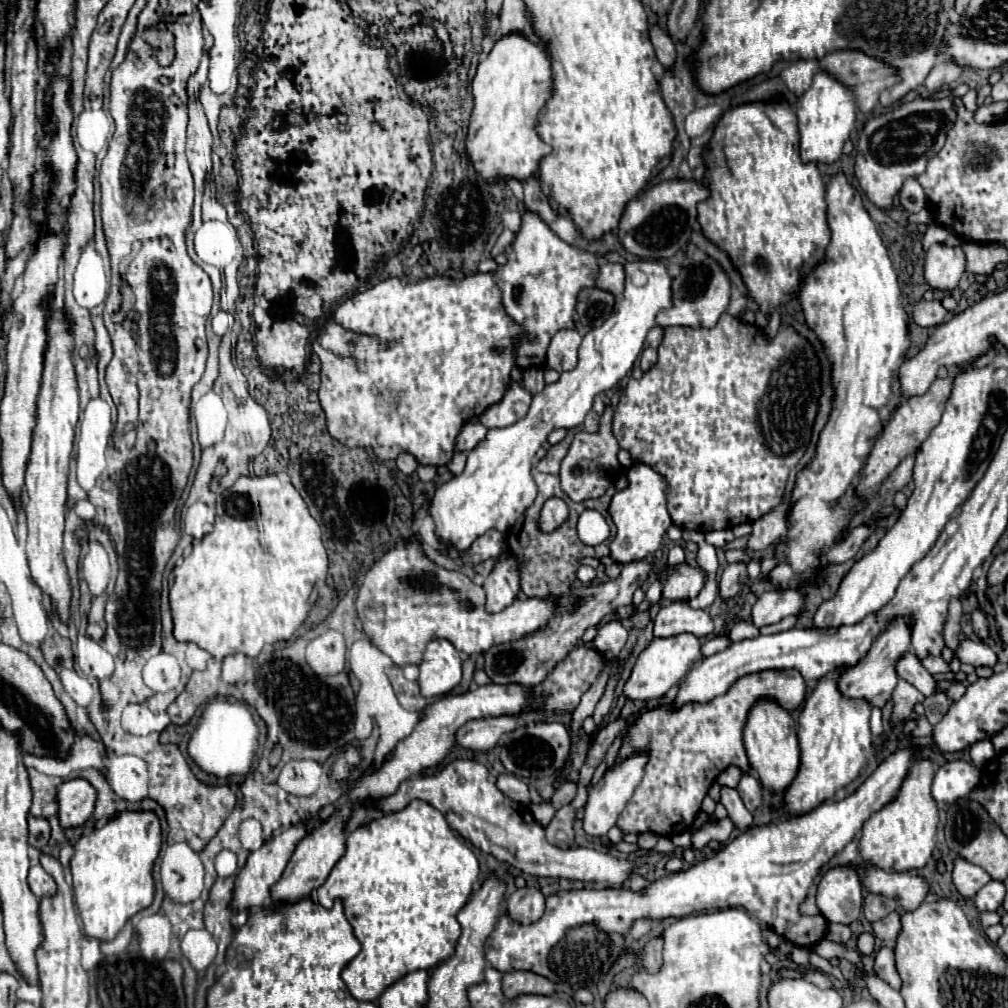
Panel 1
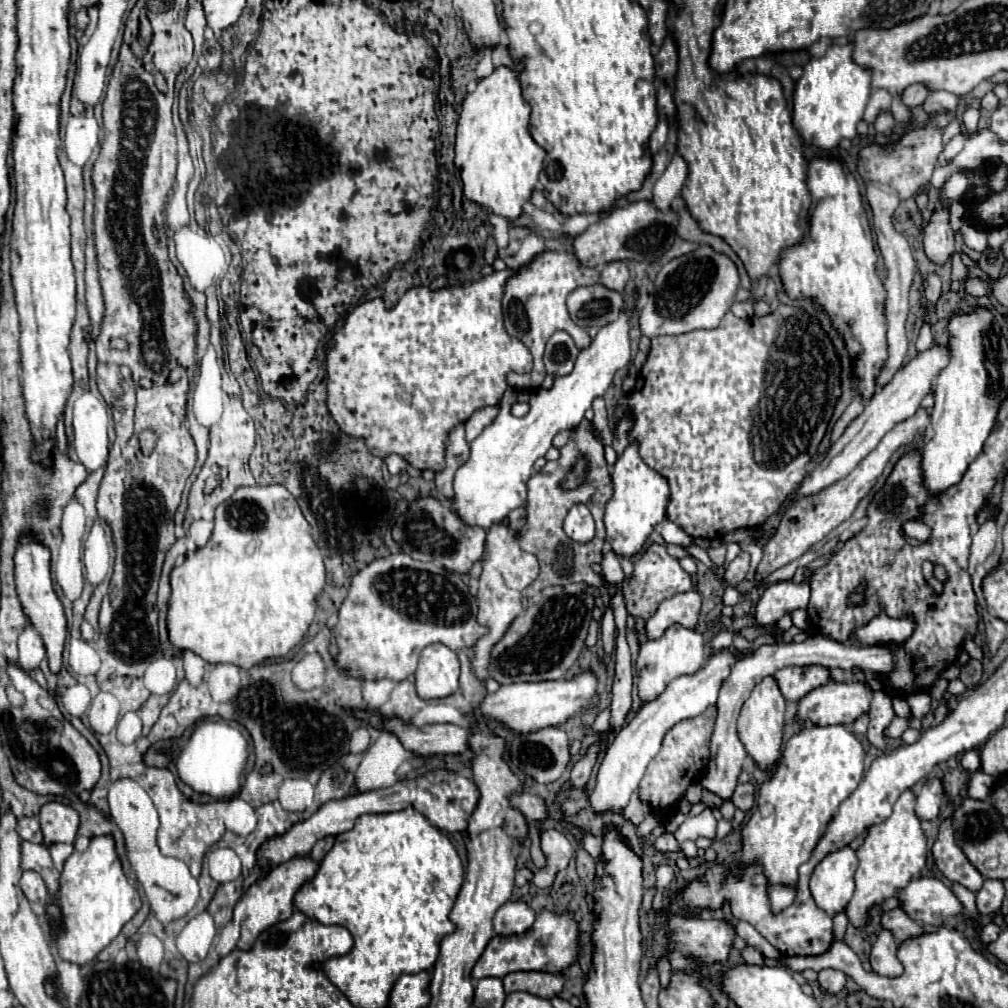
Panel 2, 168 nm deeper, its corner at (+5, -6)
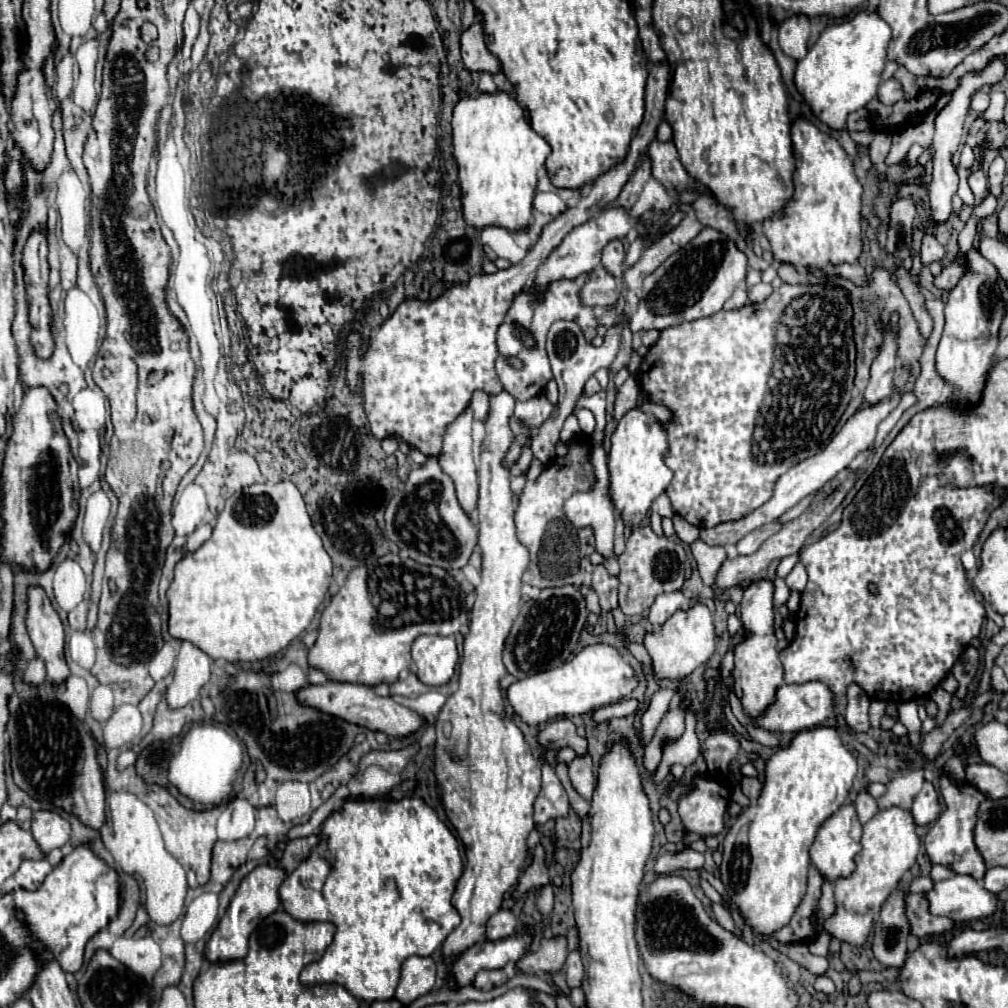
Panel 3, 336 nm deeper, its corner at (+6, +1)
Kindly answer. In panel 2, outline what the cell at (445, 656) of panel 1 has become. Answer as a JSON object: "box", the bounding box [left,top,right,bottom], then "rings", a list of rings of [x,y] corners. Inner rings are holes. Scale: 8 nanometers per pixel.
{"box":[415,644,459,700],"rings":[[[429,644],[421,650],[415,672],[417,694],[425,700],[445,698],[459,686],[459,658],[445,644]]]}

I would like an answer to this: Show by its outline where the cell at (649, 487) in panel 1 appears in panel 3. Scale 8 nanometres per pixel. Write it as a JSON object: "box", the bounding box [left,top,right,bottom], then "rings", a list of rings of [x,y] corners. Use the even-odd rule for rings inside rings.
{"box":[608,409,672,527],"rings":[[[640,409],[626,413],[612,435],[612,447],[608,453],[608,471],[610,471],[610,499],[614,509],[620,511],[626,527],[636,527],[646,517],[650,505],[658,499],[660,493],[672,481],[672,471],[666,467],[662,453],[666,453],[666,431],[654,415],[646,415]]]}

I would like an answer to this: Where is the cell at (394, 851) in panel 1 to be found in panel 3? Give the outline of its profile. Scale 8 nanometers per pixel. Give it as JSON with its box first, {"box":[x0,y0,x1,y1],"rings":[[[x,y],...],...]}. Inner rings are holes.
{"box":[280,795,462,1003],"rings":[[[412,795],[412,797],[404,797],[398,803],[396,801],[346,801],[344,807],[340,811],[334,811],[328,815],[328,819],[324,821],[324,829],[320,833],[322,841],[320,845],[314,849],[314,853],[302,861],[302,865],[298,865],[298,869],[294,869],[284,883],[280,885],[280,899],[284,899],[284,909],[298,921],[330,921],[336,925],[336,935],[332,945],[326,949],[326,953],[322,955],[322,959],[308,963],[302,973],[300,973],[300,981],[304,985],[316,985],[316,983],[338,983],[342,987],[346,987],[356,999],[374,1003],[374,1001],[386,1001],[394,997],[394,989],[398,985],[400,979],[400,965],[404,959],[418,955],[418,957],[430,957],[446,939],[446,935],[460,923],[460,915],[458,911],[452,907],[450,899],[452,893],[456,889],[456,881],[462,875],[462,857],[458,851],[458,841],[452,835],[452,831],[438,819],[438,815],[434,813],[432,807],[428,807],[420,797]],[[330,841],[334,841],[334,849],[330,849]]]}

